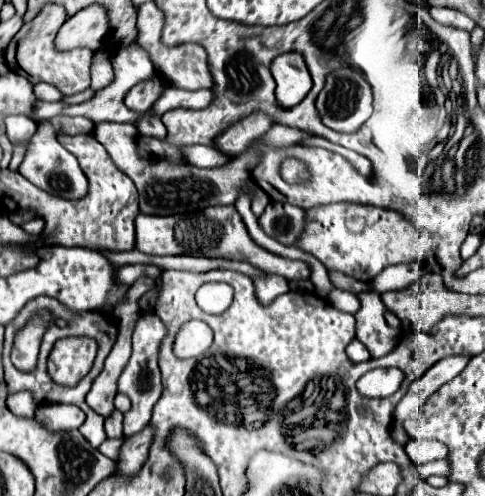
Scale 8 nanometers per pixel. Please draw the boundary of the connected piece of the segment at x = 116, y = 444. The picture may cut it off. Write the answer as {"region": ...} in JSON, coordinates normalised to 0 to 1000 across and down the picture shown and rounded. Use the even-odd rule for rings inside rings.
{"region":[[[223,883],[219,891],[210,891],[210,899],[202,903],[214,919],[223,919],[223,923],[231,923],[231,927],[243,927],[243,919],[247,919],[247,903],[252,903],[252,891],[256,891],[256,883]]]}

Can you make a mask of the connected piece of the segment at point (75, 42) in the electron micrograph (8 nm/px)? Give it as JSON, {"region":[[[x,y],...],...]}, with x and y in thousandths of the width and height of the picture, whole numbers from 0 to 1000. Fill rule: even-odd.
{"region":[[[186,8],[132,44],[115,73],[120,101],[181,93],[202,101],[227,69],[227,28],[206,8]]]}

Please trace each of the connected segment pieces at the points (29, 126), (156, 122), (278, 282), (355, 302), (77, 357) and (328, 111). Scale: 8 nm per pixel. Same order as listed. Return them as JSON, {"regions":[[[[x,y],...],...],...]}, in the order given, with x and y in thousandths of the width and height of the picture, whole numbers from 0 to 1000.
{"regions":[[[[25,230],[25,234],[8,238],[8,250],[12,250],[16,282],[29,294],[45,294],[45,298],[62,294],[62,282],[78,258],[78,250],[70,242],[62,242],[58,234],[45,234],[45,230]]],[[[326,234],[289,242],[289,246],[285,246],[285,266],[289,266],[289,270],[301,270],[301,274],[318,274],[318,278],[326,278],[326,282],[338,282],[344,272],[342,256]]],[[[540,548],[536,556],[528,556],[524,577],[528,577],[528,597],[536,597],[536,609],[544,613],[561,609],[561,601],[598,585],[594,565],[586,556],[557,552],[557,548]]],[[[689,581],[680,593],[676,593],[676,609],[705,625],[705,629],[722,629],[722,633],[734,633],[734,625],[742,621],[742,601],[726,589],[709,589],[701,581]]],[[[128,681],[107,702],[99,746],[124,774],[157,774],[190,742],[198,690],[190,681]]],[[[701,137],[672,157],[672,173],[652,202],[652,214],[660,222],[664,246],[685,262],[734,266],[767,230],[767,181],[759,165],[742,149],[734,149],[734,141]]]]}

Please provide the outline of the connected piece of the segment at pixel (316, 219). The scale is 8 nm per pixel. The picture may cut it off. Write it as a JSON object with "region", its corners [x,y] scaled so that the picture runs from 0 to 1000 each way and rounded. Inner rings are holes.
{"region":[[[709,407],[635,423],[635,464],[610,496],[652,516],[676,544],[767,569],[804,532],[874,524],[891,504],[891,484],[816,423]]]}

